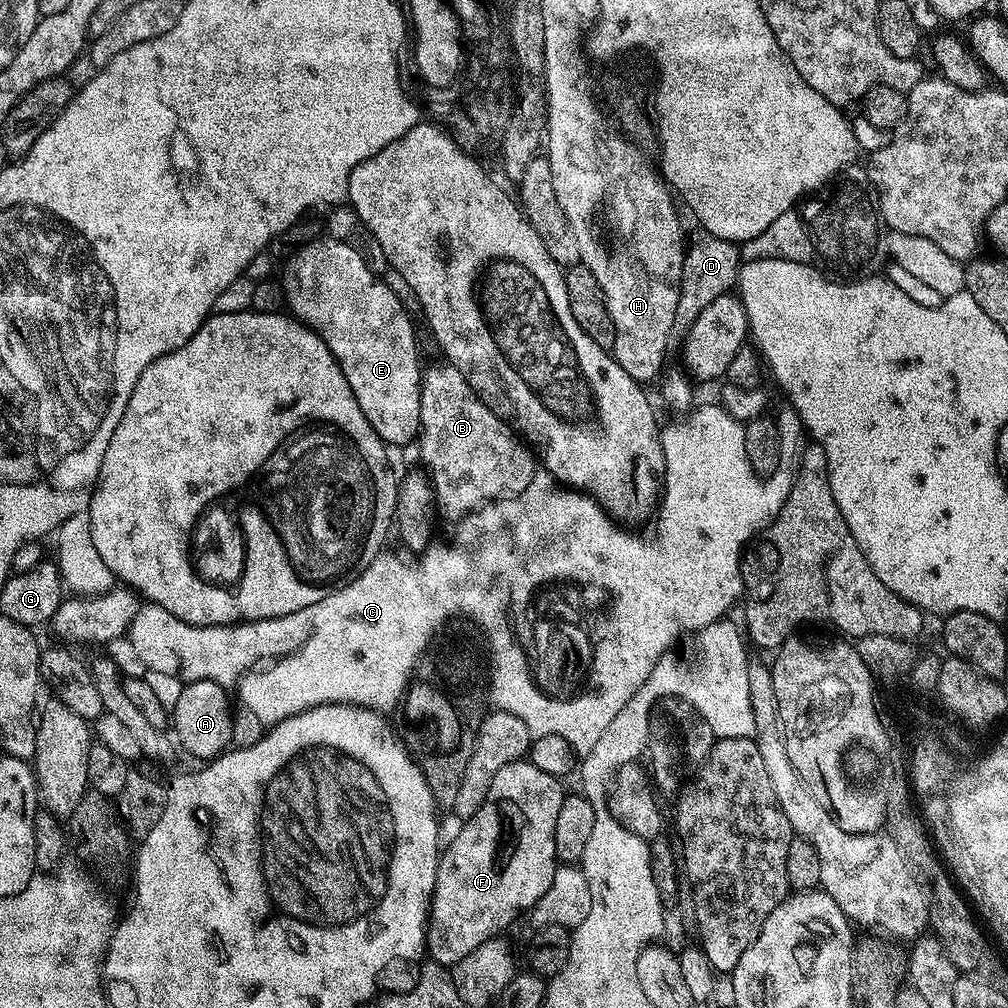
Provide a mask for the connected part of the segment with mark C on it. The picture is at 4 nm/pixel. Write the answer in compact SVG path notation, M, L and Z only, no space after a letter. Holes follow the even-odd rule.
M723 410L704 412L701 416L691 416L687 417L689 420L686 424L668 424L665 428L663 425L658 432L658 439L662 446L662 454L664 455L664 479L662 481L662 499L659 501L658 515L655 517L655 520L657 519L656 533L653 534L652 540L643 540L642 537L635 536L632 532L627 532L624 529L627 527L617 523L596 499L577 489L561 484L550 473L540 470L533 476L530 486L526 486L526 490L520 496L514 496L511 500L502 500L485 506L479 512L473 512L472 515L465 517L459 523L458 527L460 529L457 530L456 537L453 538L452 545L449 548L430 546L417 559L420 560L417 564L407 564L406 561L399 560L394 553L388 552L389 550L381 550L374 558L374 562L370 562L370 566L366 566L366 570L360 576L348 584L343 584L337 592L331 592L329 596L322 598L322 602L314 602L314 606L306 606L306 610L294 610L294 614L286 614L282 618L270 618L269 620L250 620L242 624L198 626L197 624L187 624L178 618L174 618L174 614L170 614L170 610L166 610L162 606L147 603L136 616L135 622L128 628L126 638L132 643L134 650L141 655L145 669L149 673L157 672L160 676L177 676L180 682L191 682L193 680L214 682L218 686L225 688L237 701L240 699L239 703L243 708L254 710L254 714L258 714L258 718L265 726L282 722L286 718L290 718L299 712L304 712L308 708L317 708L319 704L356 704L359 708L374 708L378 712L391 713L391 708L396 703L399 705L405 699L406 689L414 676L412 667L416 664L416 657L421 655L421 672L418 672L418 678L426 688L430 688L438 696L442 696L442 700L446 700L446 704L450 706L452 714L456 718L460 718L458 720L458 736L454 738L454 742L450 746L442 746L442 744L438 746L440 754L432 762L432 766L423 768L424 774L430 774L432 768L454 768L454 770L458 770L456 774L463 774L466 766L470 766L470 758L474 754L474 746L476 745L476 735L482 726L484 717L490 711L490 705L488 705L488 656L484 653L489 644L492 647L492 700L496 703L493 705L501 712L514 714L514 718L522 718L522 722L526 722L526 726L533 737L557 736L562 738L571 746L577 757L582 758L586 754L590 754L590 750L594 750L594 746L598 743L598 738L602 738L606 726L610 726L610 722L614 722L614 718L618 715L618 710L622 710L622 706L626 706L626 702L630 702L630 698L634 698L634 694L640 689L642 682L646 682L646 678L650 678L650 670L654 670L658 658L662 658L664 652L669 651L681 638L725 619L729 615L728 611L736 603L738 603L737 605L741 603L742 597L745 595L742 557L749 545L767 529L768 525L776 519L776 516L782 510L782 506L792 489L792 477L796 469L800 467L800 453L806 450L806 446L810 442L808 433L799 427L796 427L797 429L785 427L782 432L784 454L780 458L780 466L775 472L763 476L752 467L750 458L746 454L744 424L741 421L734 419L731 414ZM569 575L584 576L584 580L601 580L604 584L608 584L608 588L612 588L612 592L616 592L616 620L612 620L612 632L608 632L608 640L606 641L604 657L602 658L602 678L595 685L596 692L582 693L583 691L581 691L579 694L572 694L565 699L557 699L554 696L548 696L536 683L533 665L526 658L524 651L516 648L516 644L521 638L512 637L510 626L512 625L514 614L524 604L524 599L535 597L537 595L536 587L548 586L548 576ZM451 616L469 616L473 621L452 620L437 634L436 640L432 640L432 635Z

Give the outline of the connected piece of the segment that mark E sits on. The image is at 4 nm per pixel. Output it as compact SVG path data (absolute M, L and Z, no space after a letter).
M319 238L302 245L287 257L286 263L282 283L287 307L292 307L291 315L326 342L342 374L346 374L346 382L350 382L350 390L354 390L354 398L358 398L358 406L362 406L366 422L374 426L385 445L408 444L411 440L413 443L420 435L422 363L416 353L416 332L412 329L412 320L399 294L384 278L372 272L366 262L362 262L358 250L331 238Z

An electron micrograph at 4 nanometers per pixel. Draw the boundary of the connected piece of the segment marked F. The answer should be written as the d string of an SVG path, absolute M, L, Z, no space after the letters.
M528 758L510 762L510 766L502 766L502 770L494 774L486 802L459 825L460 833L449 844L447 841L440 854L426 933L426 952L433 961L445 966L455 965L457 960L466 958L470 950L478 950L482 942L497 939L498 933L504 934L502 932L546 894L558 867L554 825L558 823L558 810L562 810L566 795L566 789L560 784L563 783L557 777L546 774L546 770L538 770Z

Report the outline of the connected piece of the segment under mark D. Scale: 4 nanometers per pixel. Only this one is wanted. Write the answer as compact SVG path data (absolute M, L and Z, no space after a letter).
M701 235L701 240L696 240L687 245L682 266L682 282L680 283L680 297L678 310L674 318L674 326L670 330L668 339L669 349L676 350L683 345L688 334L688 328L714 302L714 298L727 296L737 287L740 275L740 249L731 240L723 240L717 236Z

